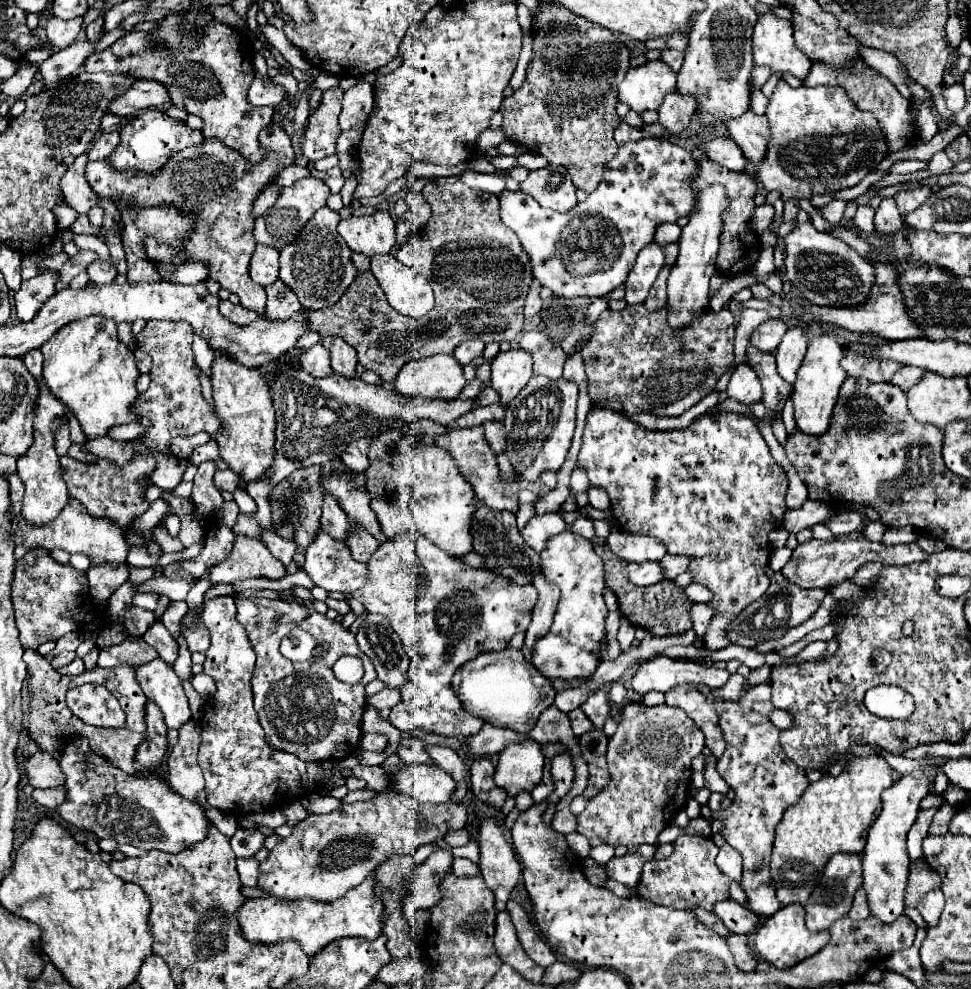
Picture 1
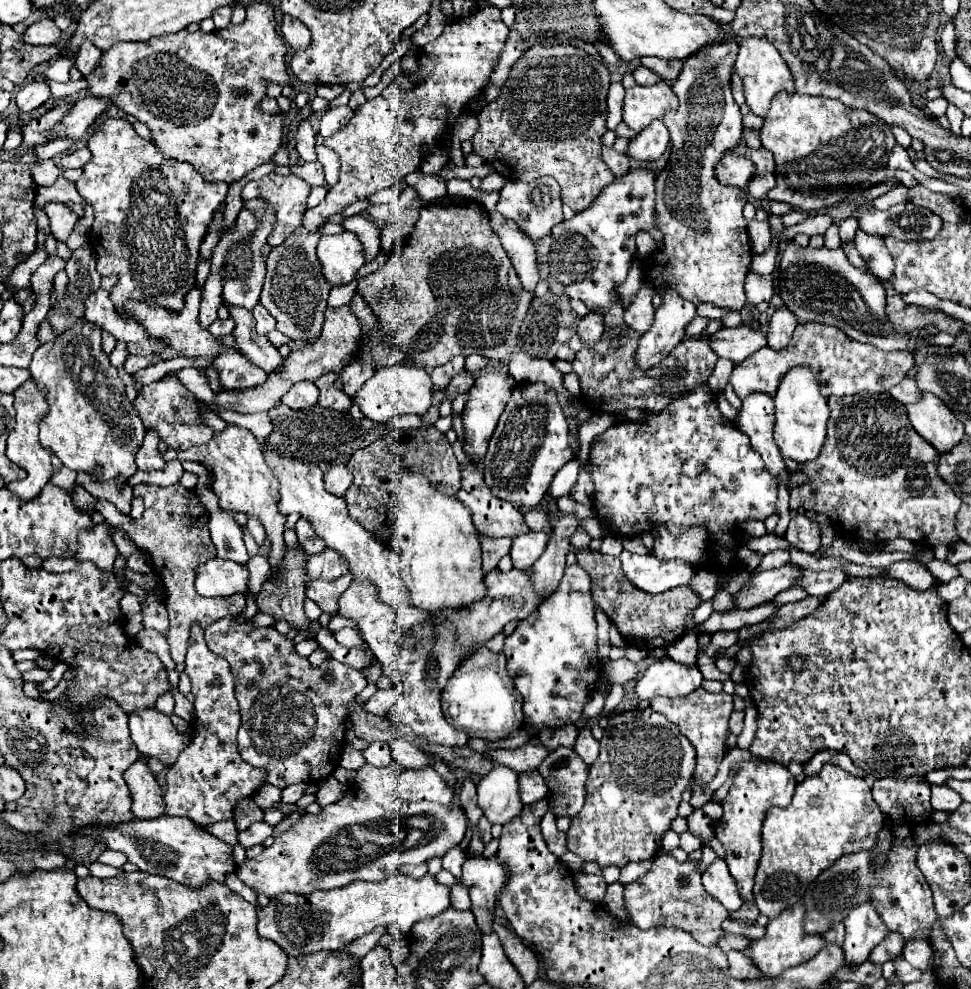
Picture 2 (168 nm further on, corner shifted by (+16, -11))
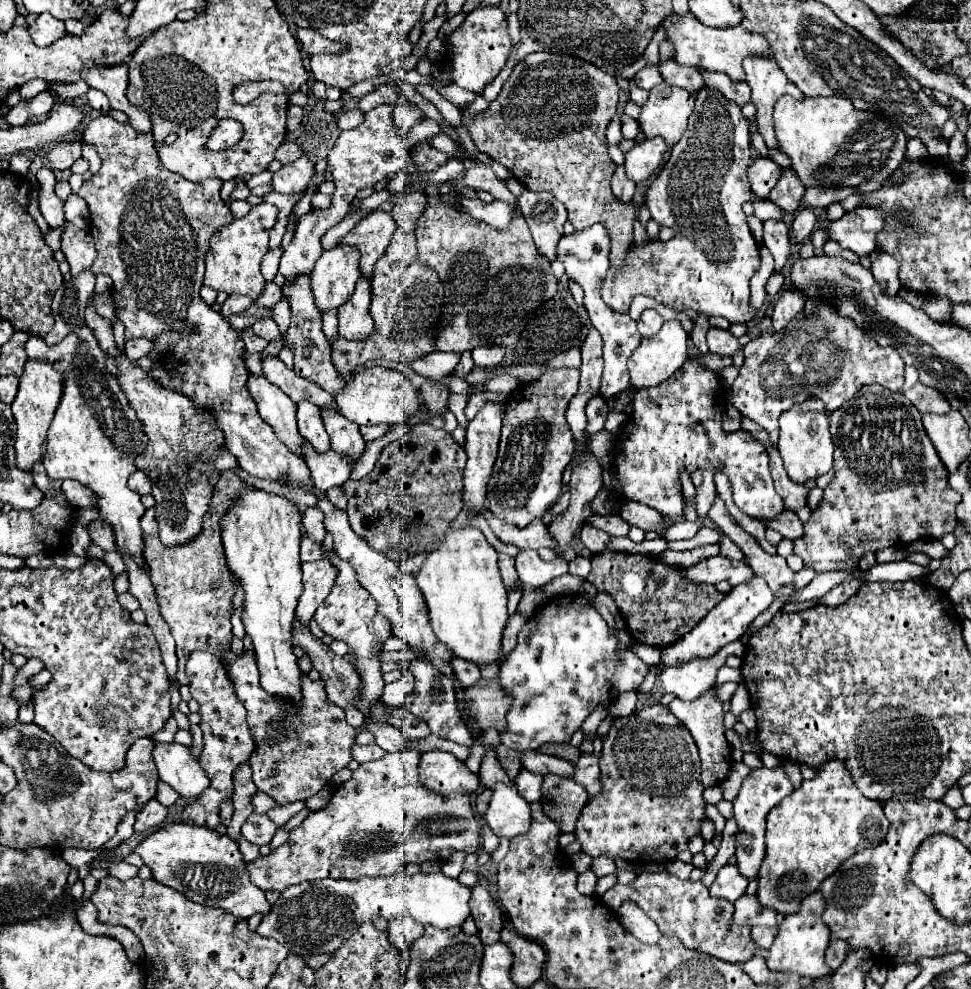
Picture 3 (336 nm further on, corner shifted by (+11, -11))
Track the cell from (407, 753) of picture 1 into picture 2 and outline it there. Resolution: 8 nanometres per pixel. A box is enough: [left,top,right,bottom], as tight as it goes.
[362,742,392,766]

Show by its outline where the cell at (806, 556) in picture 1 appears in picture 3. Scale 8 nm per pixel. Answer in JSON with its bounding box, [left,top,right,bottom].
[661,576,773,666]

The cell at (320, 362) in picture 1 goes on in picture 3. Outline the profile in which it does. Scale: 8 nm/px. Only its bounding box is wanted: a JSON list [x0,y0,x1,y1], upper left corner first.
[297,404,329,454]

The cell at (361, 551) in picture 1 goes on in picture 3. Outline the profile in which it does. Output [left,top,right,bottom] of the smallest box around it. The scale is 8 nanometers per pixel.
[295,560,337,626]

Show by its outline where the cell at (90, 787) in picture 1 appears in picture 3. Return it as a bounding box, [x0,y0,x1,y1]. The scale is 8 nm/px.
[135,824,271,920]

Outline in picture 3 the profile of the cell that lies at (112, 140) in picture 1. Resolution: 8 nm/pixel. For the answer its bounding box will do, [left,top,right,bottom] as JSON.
[47,142,81,170]

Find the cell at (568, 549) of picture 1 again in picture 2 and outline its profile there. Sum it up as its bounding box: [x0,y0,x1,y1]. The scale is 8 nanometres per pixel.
[504,564,602,732]

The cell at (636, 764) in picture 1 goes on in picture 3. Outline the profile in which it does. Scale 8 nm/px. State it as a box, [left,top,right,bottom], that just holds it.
[575,708,707,866]

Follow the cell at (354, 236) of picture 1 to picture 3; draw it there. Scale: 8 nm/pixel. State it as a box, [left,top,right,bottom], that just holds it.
[311,246,359,312]

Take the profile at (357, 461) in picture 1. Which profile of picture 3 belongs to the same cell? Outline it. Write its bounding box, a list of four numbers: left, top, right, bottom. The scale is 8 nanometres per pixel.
[327,486,347,510]

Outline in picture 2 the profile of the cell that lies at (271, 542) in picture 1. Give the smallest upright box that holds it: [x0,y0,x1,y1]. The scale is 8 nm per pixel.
[246,558,270,594]

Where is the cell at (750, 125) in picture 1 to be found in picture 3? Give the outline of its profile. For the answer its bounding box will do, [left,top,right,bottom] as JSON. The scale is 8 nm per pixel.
[769,170,805,214]

